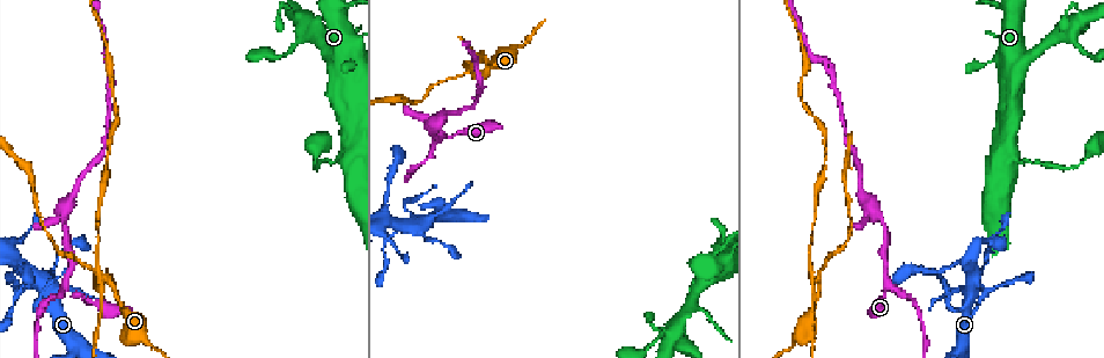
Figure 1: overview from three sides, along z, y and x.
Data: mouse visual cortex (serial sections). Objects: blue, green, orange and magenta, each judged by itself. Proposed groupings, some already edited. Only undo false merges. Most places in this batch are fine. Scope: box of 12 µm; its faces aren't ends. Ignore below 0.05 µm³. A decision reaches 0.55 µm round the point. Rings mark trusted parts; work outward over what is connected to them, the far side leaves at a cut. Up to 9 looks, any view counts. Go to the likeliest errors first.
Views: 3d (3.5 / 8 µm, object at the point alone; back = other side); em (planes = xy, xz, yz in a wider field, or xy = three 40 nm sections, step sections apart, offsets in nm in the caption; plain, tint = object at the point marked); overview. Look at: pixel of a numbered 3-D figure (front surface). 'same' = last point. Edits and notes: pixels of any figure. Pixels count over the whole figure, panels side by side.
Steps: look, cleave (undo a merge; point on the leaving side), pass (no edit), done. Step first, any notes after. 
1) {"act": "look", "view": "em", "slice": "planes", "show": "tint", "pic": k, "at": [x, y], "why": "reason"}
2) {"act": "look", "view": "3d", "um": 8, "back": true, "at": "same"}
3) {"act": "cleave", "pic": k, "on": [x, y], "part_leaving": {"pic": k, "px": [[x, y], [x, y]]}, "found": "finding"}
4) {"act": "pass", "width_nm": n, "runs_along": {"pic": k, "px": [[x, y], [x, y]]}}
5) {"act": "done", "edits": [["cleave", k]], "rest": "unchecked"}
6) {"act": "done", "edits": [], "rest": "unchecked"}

{"act": "look", "view": "3d", "um": 3.5, "pic": 1, "at": [104, 278], "why": "four-way junction"}

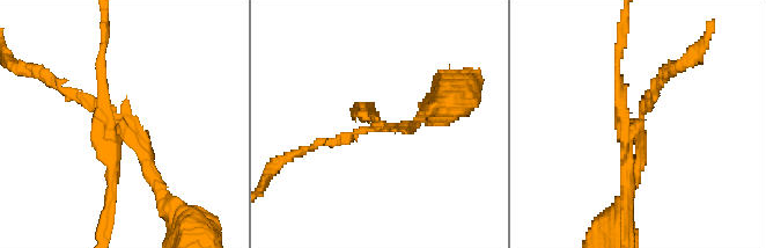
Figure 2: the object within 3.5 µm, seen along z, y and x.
{"act": "look", "view": "em", "slice": "xy", "step": 3, "show": "tint", "pic": 2, "at": [382, 126]}

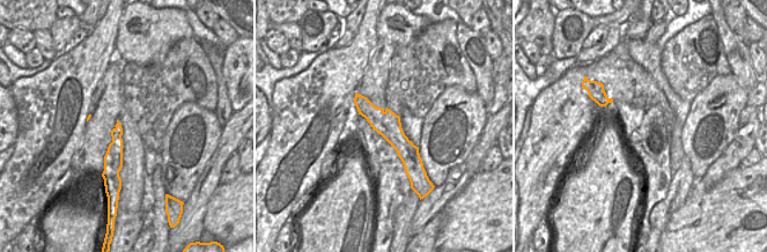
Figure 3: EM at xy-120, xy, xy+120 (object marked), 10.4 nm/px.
{"act": "look", "view": "em", "slice": "planes", "show": "tint", "at": "same"}

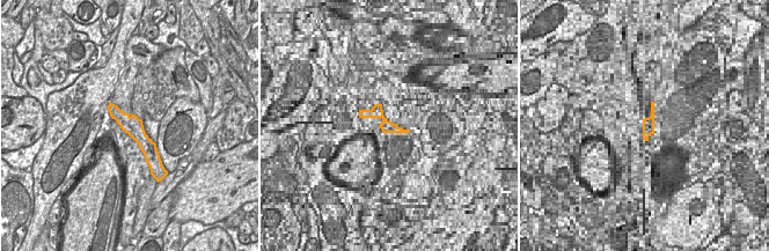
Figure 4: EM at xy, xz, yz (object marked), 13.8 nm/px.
{"act": "cleave", "pic": 2, "on": [626, 182], "part_leaving": {"pic": 2, "px": [[112, 130], [98, 59], [105, 27]]}, "found": "two cells meet here"}

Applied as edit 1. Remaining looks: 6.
{"act": "look", "view": "overview"}

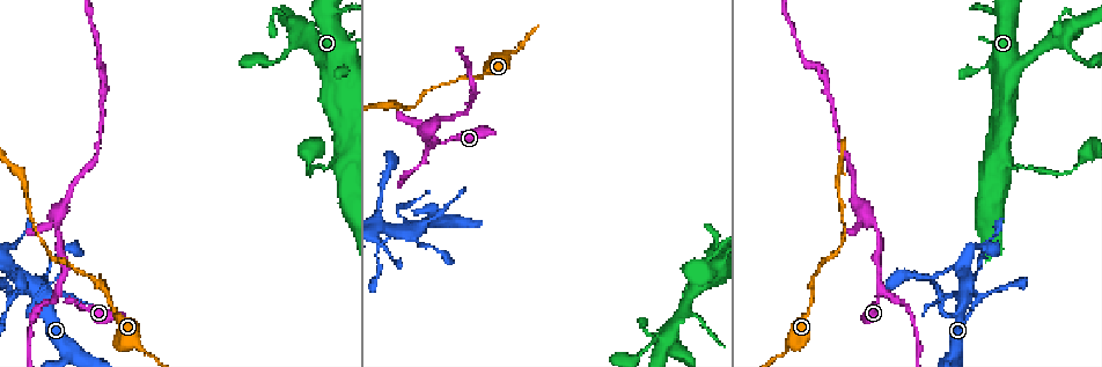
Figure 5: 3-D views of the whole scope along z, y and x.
{"act": "look", "view": "3d", "um": 3.5, "pic": 5, "at": [880, 292], "why": "sharp bend"}

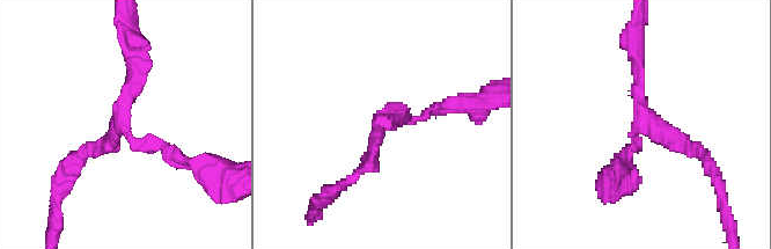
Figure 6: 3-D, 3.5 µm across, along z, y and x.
{"act": "pass", "runs_along": {"pic": 6, "px": [[623, 158], [640, 122], [634, 48]]}, "found": "one cell here"}

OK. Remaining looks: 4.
{"act": "look", "view": "3d", "um": 3.5, "back": true, "pic": 5, "at": [383, 242], "why": "abrupt turn"}

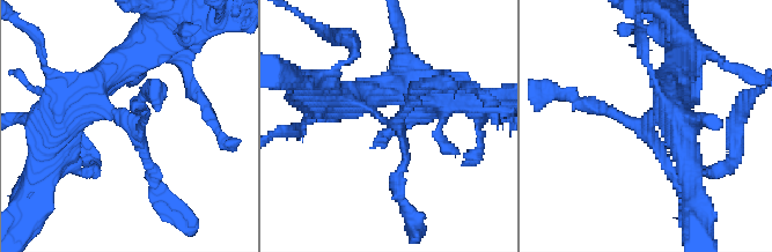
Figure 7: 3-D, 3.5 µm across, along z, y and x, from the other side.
{"act": "look", "view": "em", "slice": "xy", "step": 2, "show": "tint", "pic": 7, "at": [132, 124]}

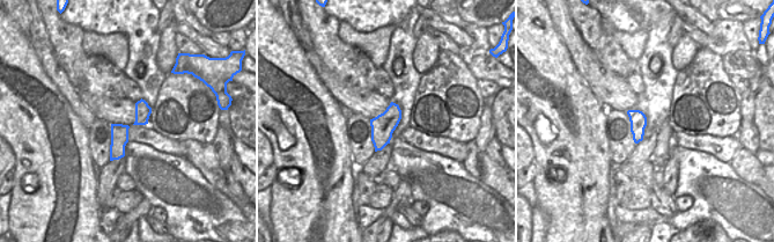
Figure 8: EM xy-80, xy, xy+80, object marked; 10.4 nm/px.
{"act": "pass", "width_nm": 240, "runs_along": {"pic": 7, "px": [[331, 97], [399, 130], [406, 162], [396, 186]]}, "found": "one cell here"}

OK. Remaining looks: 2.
{"act": "look", "view": "3d", "um": 3.5, "pic": 5, "at": [286, 19], "why": "thick turns thin"}

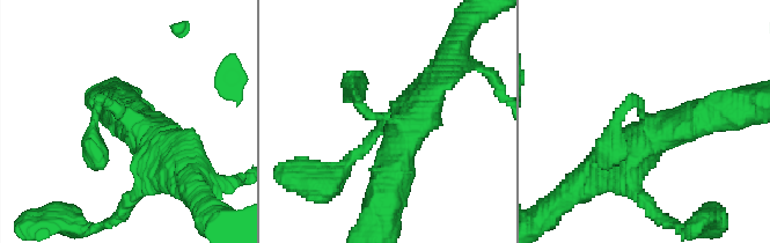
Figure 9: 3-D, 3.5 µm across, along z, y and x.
{"act": "look", "view": "em", "slice": "xy", "step": 5, "show": "tint", "pic": 9, "at": [380, 119]}

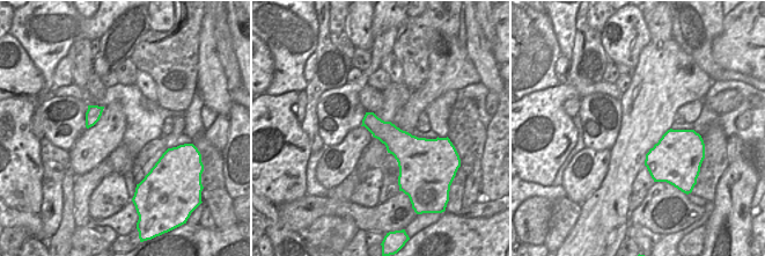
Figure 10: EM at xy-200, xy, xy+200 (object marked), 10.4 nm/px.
{"act": "pass", "found": "all the same cell"}

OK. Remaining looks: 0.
{"act": "done", "edits": [["cleave", 2]], "rest": "unchecked"}

